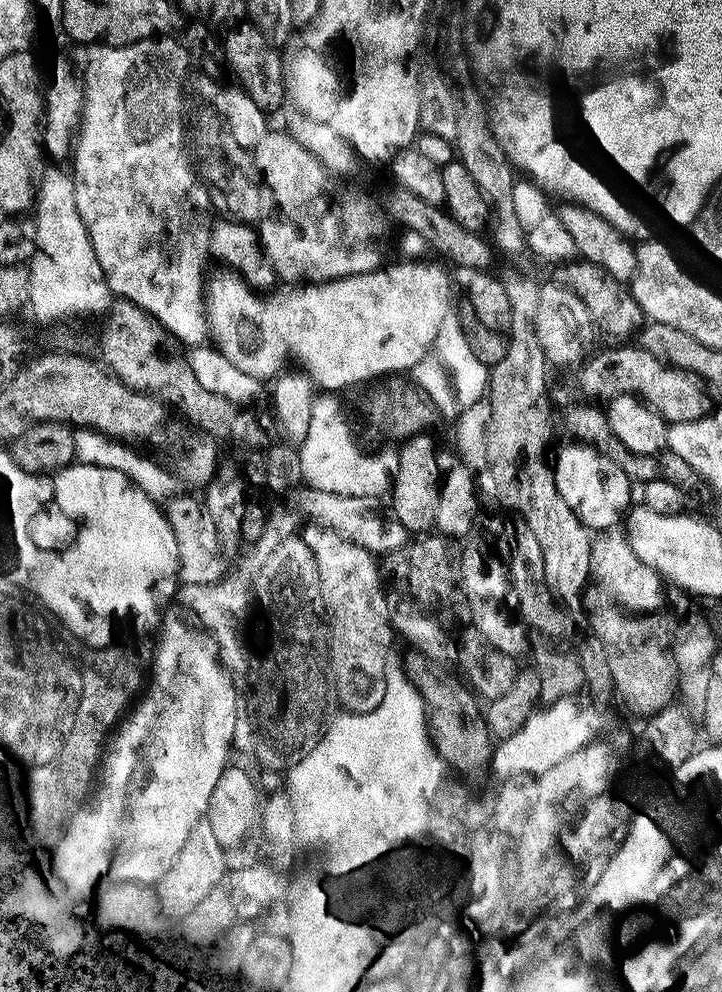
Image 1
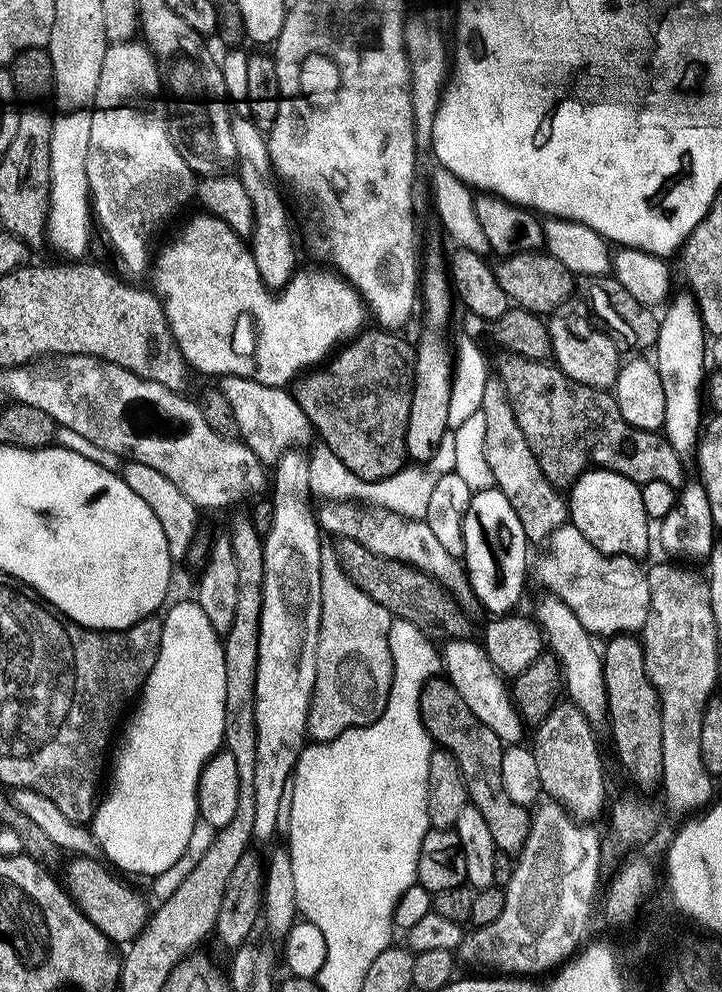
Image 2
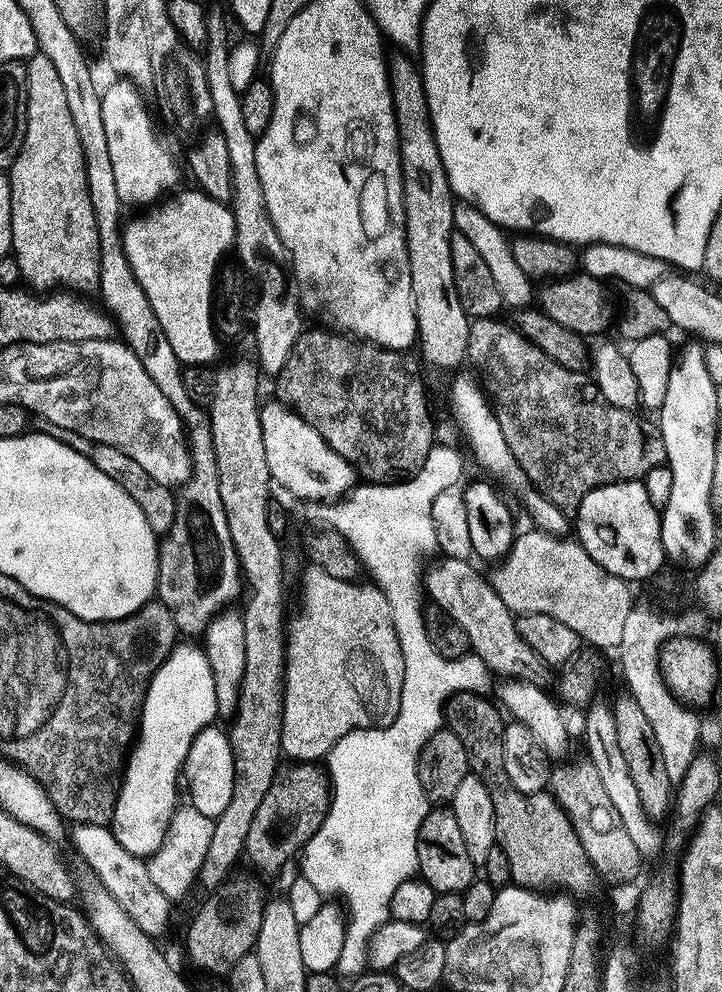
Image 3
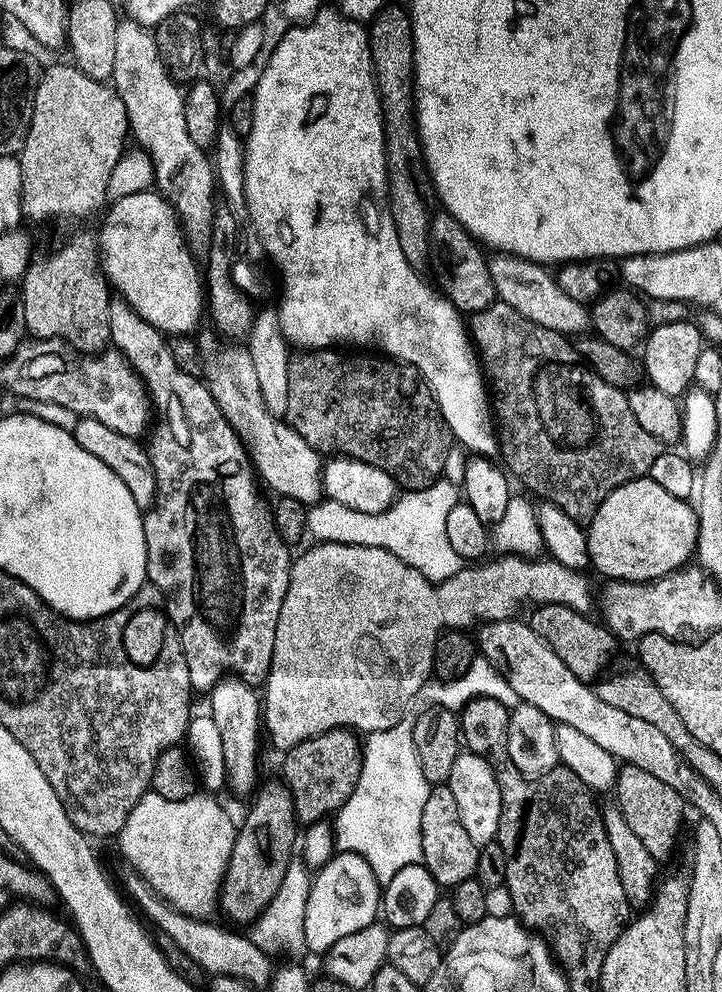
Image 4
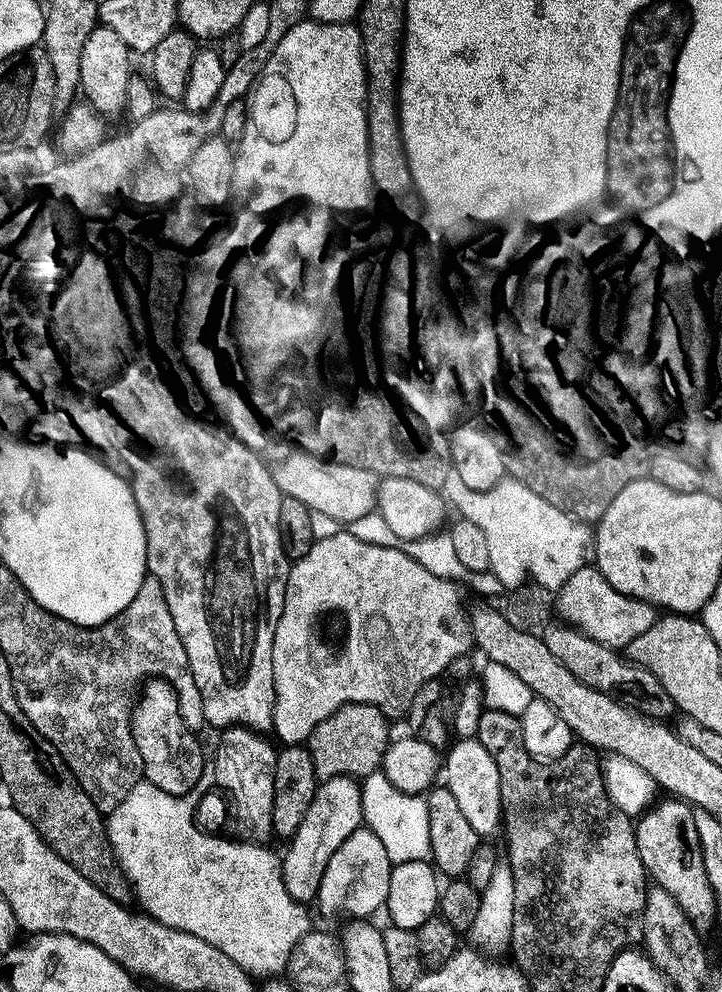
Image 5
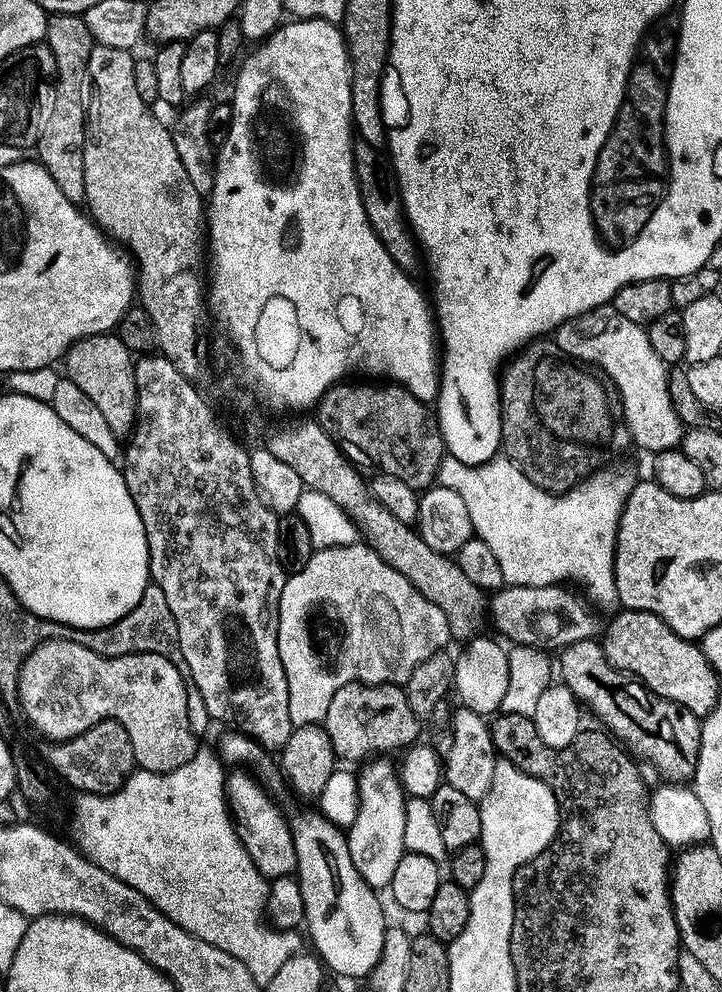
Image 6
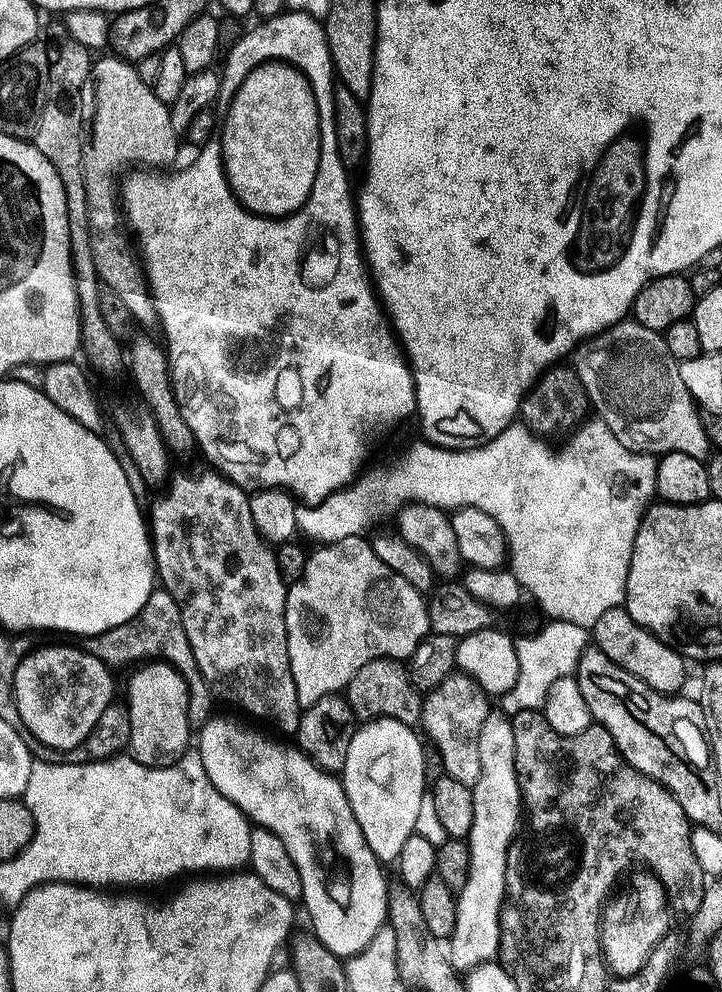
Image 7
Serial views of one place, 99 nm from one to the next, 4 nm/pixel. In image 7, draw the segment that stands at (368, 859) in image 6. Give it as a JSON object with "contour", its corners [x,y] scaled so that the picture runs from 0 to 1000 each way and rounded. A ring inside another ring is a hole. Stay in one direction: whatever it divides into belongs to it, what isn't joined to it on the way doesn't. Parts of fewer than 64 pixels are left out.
{"contour":[[[525,724],[522,726],[511,727],[507,731],[497,733],[492,741],[488,742],[483,763],[479,766],[479,772],[474,779],[476,798],[481,800],[481,806],[486,810],[486,816],[492,821],[493,827],[496,827],[499,835],[501,835],[503,843],[507,845],[508,852],[512,853],[522,866],[535,873],[540,873],[540,870],[544,872],[553,868],[557,861],[557,854],[562,853],[562,849],[566,848],[571,842],[575,842],[579,824],[584,817],[584,808],[590,805],[593,798],[593,795],[590,796],[590,760],[583,747],[586,748],[586,745],[572,733],[560,731],[557,728],[540,724]]]}

